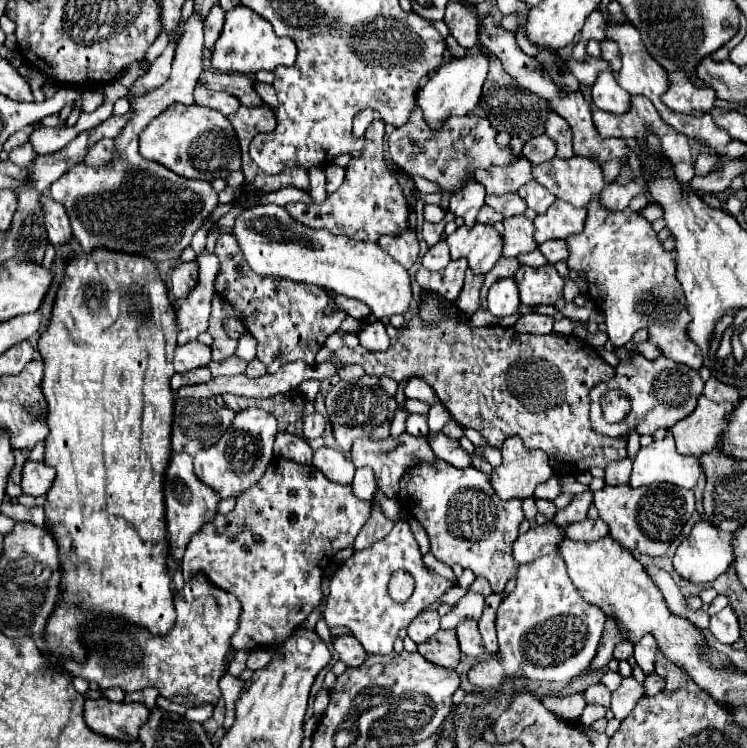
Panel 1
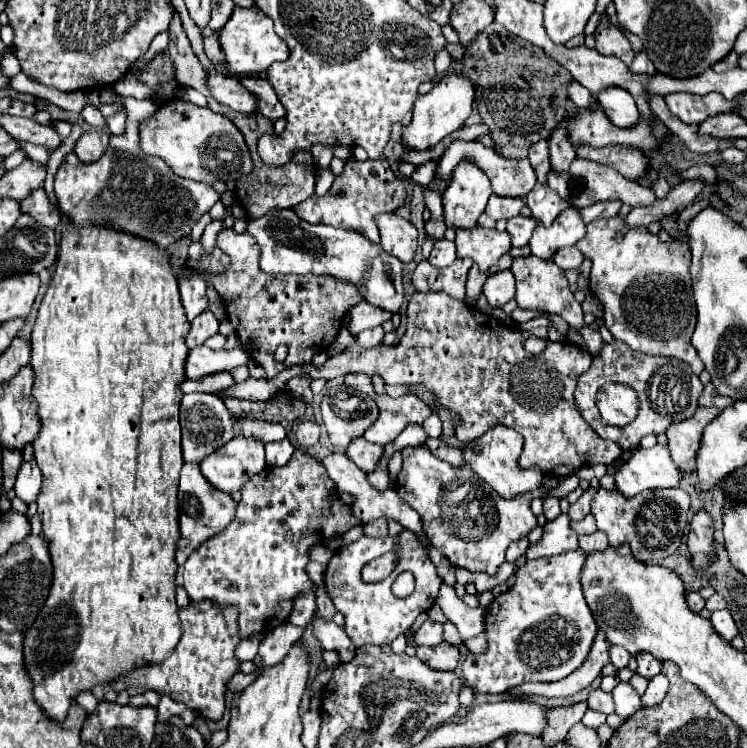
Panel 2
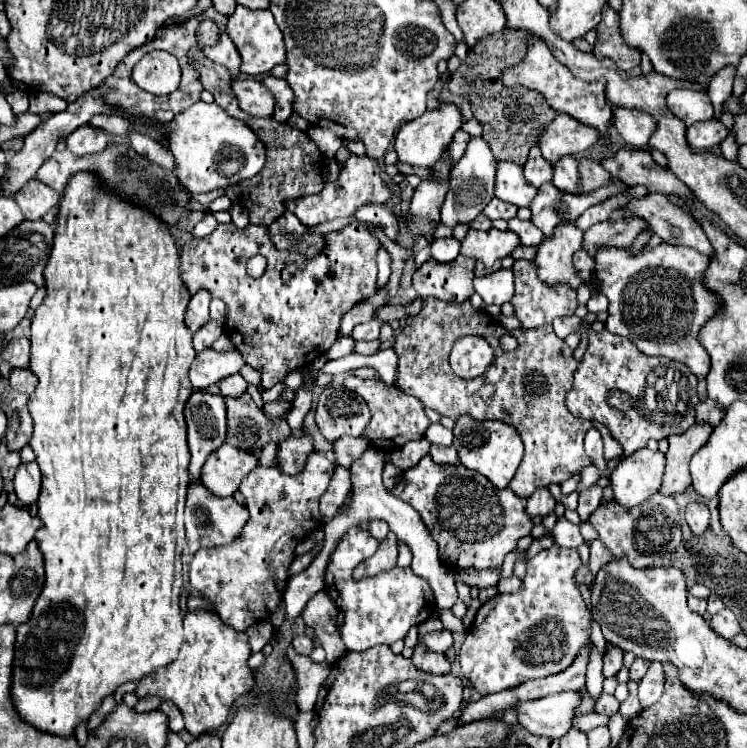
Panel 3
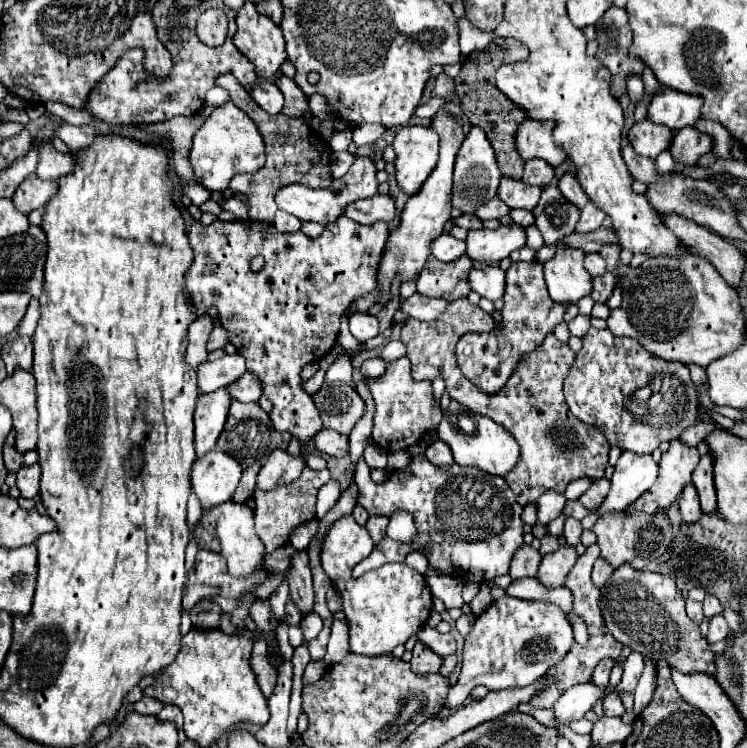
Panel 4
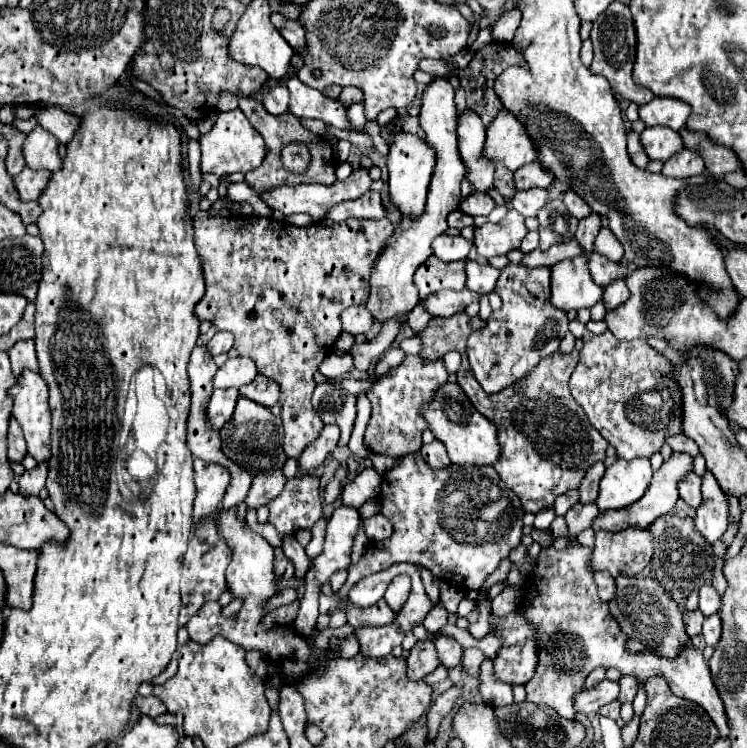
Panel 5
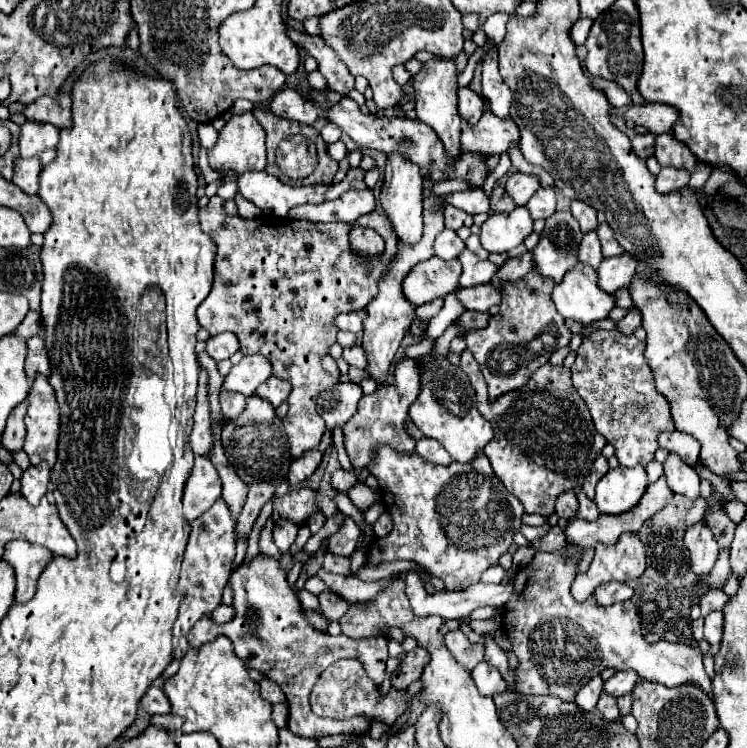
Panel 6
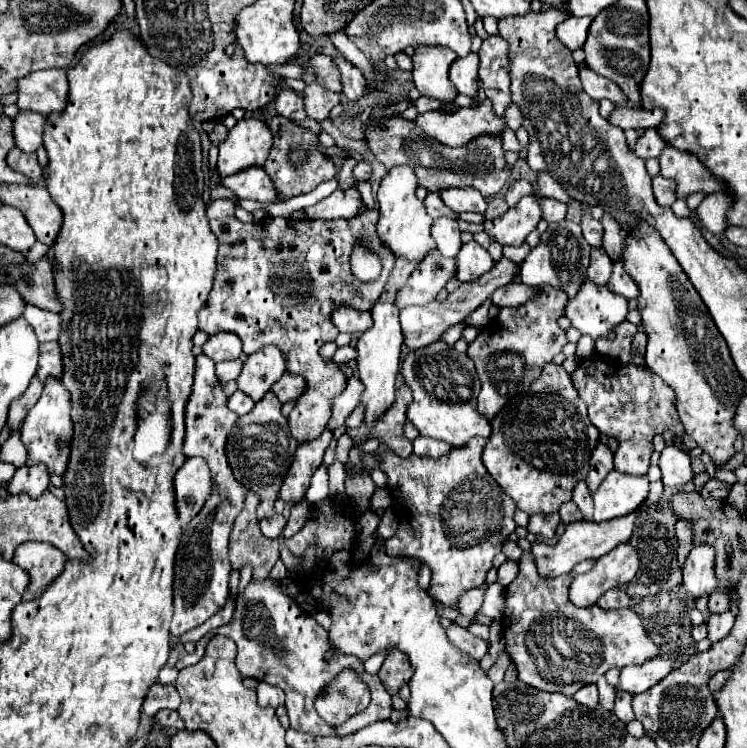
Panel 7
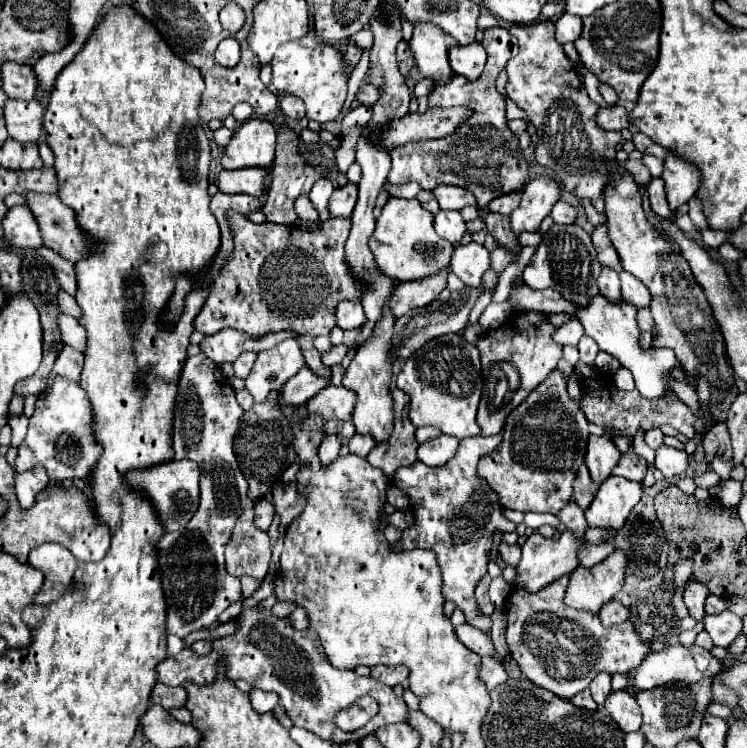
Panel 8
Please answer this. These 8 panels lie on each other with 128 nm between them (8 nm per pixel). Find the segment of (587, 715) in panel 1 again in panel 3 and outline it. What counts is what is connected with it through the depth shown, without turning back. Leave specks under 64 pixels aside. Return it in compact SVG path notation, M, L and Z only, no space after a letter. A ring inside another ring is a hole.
M578 714L574 720L574 728L580 732L590 732L596 726L606 726L608 724L608 716L602 714Z

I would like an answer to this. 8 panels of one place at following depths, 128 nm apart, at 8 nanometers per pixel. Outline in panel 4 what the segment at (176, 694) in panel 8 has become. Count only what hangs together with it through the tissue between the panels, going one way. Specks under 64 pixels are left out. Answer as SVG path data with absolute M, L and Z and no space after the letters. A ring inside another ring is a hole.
M144 696L140 702L134 702L134 710L138 714L152 714L152 716L156 716L162 710L162 706L164 704L160 704L156 698L148 698L148 696Z

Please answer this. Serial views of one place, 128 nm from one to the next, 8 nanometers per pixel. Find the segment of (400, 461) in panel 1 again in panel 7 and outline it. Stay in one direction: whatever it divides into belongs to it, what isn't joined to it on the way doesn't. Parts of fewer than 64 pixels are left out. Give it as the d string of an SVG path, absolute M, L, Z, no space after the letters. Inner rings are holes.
M324 430L316 440L304 442L298 446L292 466L288 470L288 476L284 478L284 484L280 488L280 498L288 504L300 504L306 498L308 482L318 468L318 464L324 458L326 446L332 442L332 432Z

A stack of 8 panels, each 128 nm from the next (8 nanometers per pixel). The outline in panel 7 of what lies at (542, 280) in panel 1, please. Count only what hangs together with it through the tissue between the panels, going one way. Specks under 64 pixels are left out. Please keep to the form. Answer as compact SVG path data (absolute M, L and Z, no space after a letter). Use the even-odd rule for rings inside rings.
M544 286L542 294L534 300L530 300L524 306L518 308L502 308L500 316L496 320L492 320L488 326L484 326L478 334L478 338L468 346L468 356L472 356L472 360L476 362L476 372L478 378L482 382L482 390L478 396L478 410L480 414L490 422L506 404L510 398L514 398L516 394L522 394L530 388L530 384L540 378L542 368L552 362L552 358L562 352L562 348L566 346L566 334L564 330L558 326L558 318L564 314L564 306L568 304L568 296L562 290L556 290L552 286Z

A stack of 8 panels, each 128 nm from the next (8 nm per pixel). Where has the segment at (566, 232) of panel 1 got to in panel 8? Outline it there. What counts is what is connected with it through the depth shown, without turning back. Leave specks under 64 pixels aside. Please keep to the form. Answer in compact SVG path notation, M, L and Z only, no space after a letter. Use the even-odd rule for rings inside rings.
M594 296L590 306L582 306L576 316L586 330L586 336L594 338L600 350L614 356L622 364L622 368L632 372L636 380L636 390L644 398L666 398L668 394L672 394L672 388L670 388L670 380L674 380L672 370L676 368L682 370L682 366L676 354L672 354L672 350L668 348L652 348L652 346L642 348L640 346L640 328L636 322L636 312L638 312L636 306L628 302L612 304L602 296Z

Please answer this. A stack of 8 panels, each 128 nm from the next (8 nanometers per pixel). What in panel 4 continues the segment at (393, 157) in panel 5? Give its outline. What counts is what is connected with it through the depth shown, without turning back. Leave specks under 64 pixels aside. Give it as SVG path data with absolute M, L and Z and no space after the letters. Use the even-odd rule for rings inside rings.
M362 124L353 129L353 142L357 146L372 144L377 140L377 131L386 131L387 129L381 124ZM404 126L396 132L392 146L396 150L396 180L398 188L414 196L426 182L438 162L438 134L430 126Z

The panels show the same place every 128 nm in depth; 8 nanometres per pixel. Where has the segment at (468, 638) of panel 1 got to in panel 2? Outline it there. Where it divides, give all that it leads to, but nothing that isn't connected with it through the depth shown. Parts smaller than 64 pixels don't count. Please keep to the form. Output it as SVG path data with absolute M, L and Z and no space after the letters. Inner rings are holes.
M442 584L436 604L442 608L444 616L458 628L462 640L474 638L484 630L484 612L478 608L468 608L454 592L452 586Z

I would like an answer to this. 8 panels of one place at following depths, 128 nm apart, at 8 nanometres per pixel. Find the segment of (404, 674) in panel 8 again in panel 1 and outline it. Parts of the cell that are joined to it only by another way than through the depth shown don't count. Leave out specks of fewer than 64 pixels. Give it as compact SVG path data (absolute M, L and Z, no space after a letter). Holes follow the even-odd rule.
M440 630L430 640L418 646L418 652L432 664L442 668L456 668L460 662L460 646L456 630Z

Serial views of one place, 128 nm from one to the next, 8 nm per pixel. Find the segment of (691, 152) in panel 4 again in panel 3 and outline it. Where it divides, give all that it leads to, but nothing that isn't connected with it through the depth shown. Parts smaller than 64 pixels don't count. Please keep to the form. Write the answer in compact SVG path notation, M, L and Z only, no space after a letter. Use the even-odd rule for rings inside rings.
M708 120L708 122L696 122L686 130L688 146L694 150L710 150L718 146L728 136L728 130L722 122Z

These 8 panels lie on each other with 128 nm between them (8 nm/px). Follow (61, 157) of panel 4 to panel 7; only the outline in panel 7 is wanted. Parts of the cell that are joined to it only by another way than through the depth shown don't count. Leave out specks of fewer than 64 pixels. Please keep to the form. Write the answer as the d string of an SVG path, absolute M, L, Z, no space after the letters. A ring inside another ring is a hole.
M30 110L18 112L16 118L12 120L12 134L14 134L16 146L28 154L36 152L42 146L44 122L46 118L42 114L36 114Z

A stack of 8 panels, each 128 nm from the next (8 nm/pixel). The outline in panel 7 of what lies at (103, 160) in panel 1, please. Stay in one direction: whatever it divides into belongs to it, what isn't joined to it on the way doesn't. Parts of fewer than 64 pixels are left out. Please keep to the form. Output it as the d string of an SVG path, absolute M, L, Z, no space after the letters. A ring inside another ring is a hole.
M64 68L40 70L20 78L16 96L18 96L16 106L20 110L34 110L44 116L64 110L68 96L66 70Z

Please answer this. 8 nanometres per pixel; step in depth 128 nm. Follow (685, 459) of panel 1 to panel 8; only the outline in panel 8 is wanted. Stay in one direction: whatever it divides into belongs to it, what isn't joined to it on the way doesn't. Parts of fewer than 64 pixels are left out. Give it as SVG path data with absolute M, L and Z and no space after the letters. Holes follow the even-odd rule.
M610 476L600 484L600 490L586 510L588 528L608 530L608 538L616 538L620 528L626 524L628 514L640 502L642 484Z

